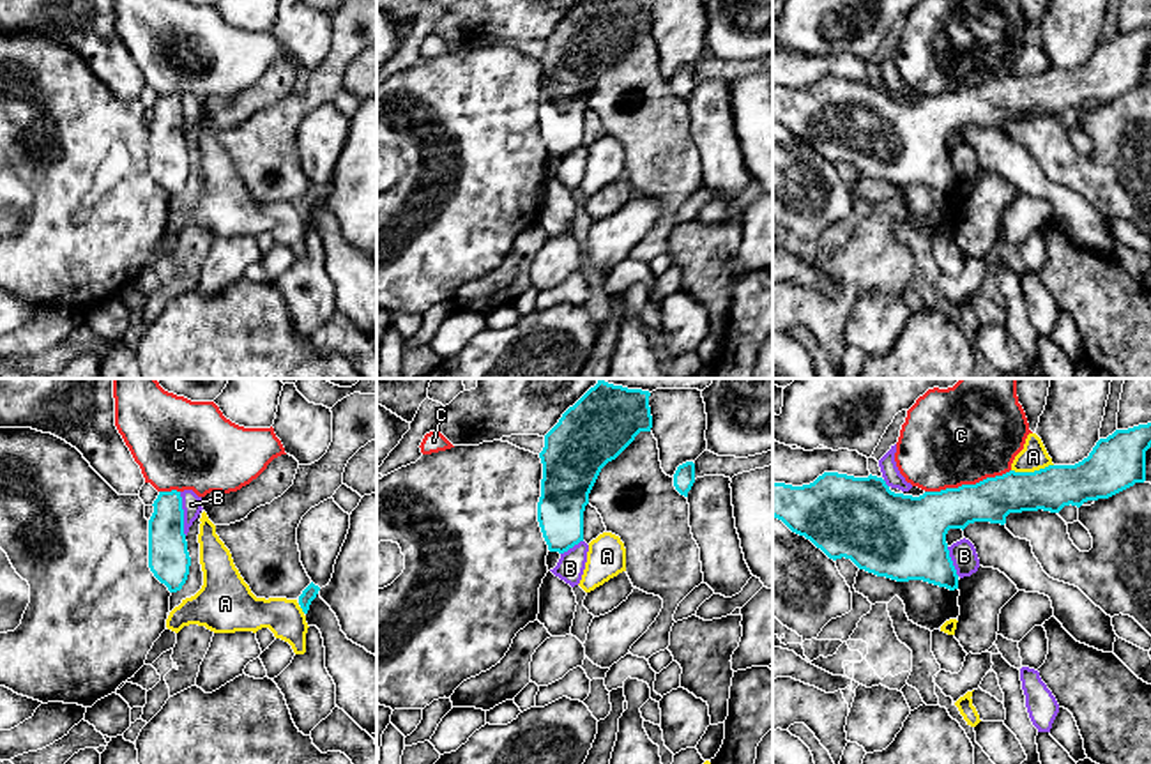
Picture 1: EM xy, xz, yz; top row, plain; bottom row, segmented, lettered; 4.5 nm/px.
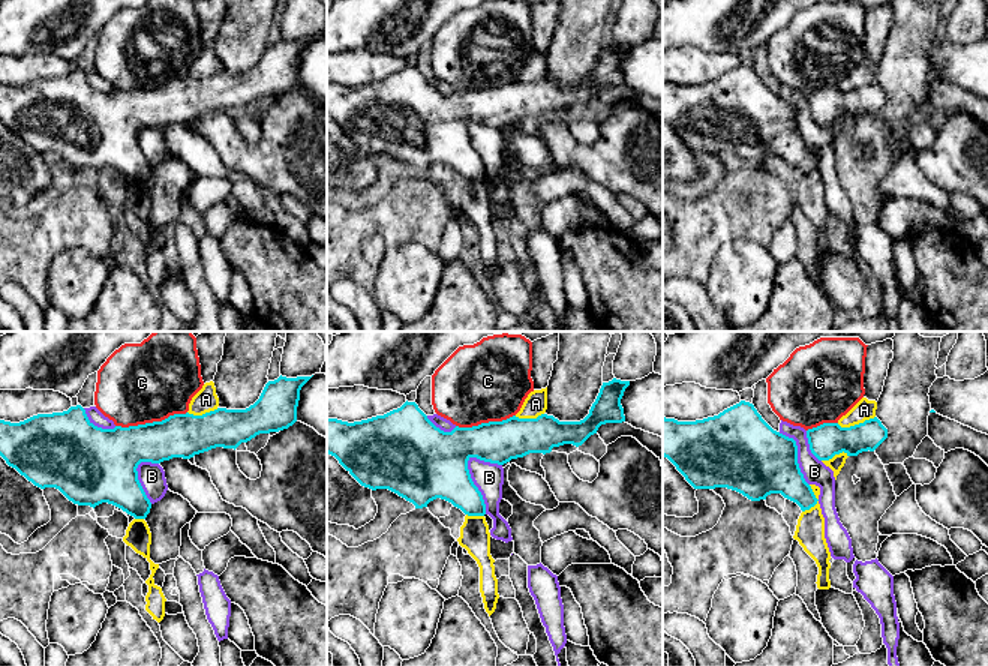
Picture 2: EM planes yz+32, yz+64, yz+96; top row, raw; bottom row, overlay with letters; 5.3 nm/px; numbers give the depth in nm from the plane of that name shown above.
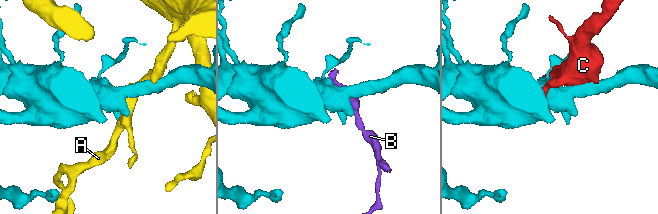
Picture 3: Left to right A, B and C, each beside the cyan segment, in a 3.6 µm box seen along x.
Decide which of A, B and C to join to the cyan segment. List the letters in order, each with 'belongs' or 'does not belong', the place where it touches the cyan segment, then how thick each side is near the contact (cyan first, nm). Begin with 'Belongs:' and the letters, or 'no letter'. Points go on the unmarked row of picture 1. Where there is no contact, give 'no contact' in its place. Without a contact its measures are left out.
Belongs: no letter
A: does not belong; meets cyan in yz at (1031, 76); 200 nm thick on the cyan side, 120 nm on the other
B: does not belong; meets cyan in xy at (182, 117); 190 nm thick on the cyan side, 90 nm on the other
C: does not belong; meets cyan in yz at (968, 89); 220 nm thick on the cyan side, 420 nm on the other

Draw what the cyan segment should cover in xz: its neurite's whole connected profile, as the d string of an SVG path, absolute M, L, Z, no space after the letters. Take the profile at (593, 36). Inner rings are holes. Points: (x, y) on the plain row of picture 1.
M582 0L545 39L545 51L539 57L543 83L541 101L537 106L537 126L550 156L564 157L583 145L583 115L601 73L608 65L615 64L640 35L651 35L651 32L652 19L649 0Z

